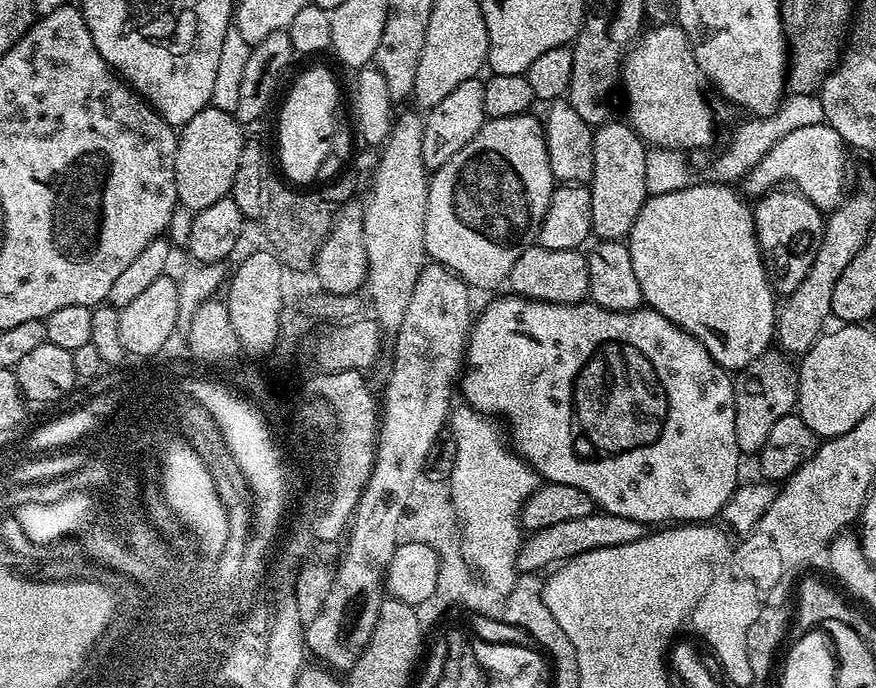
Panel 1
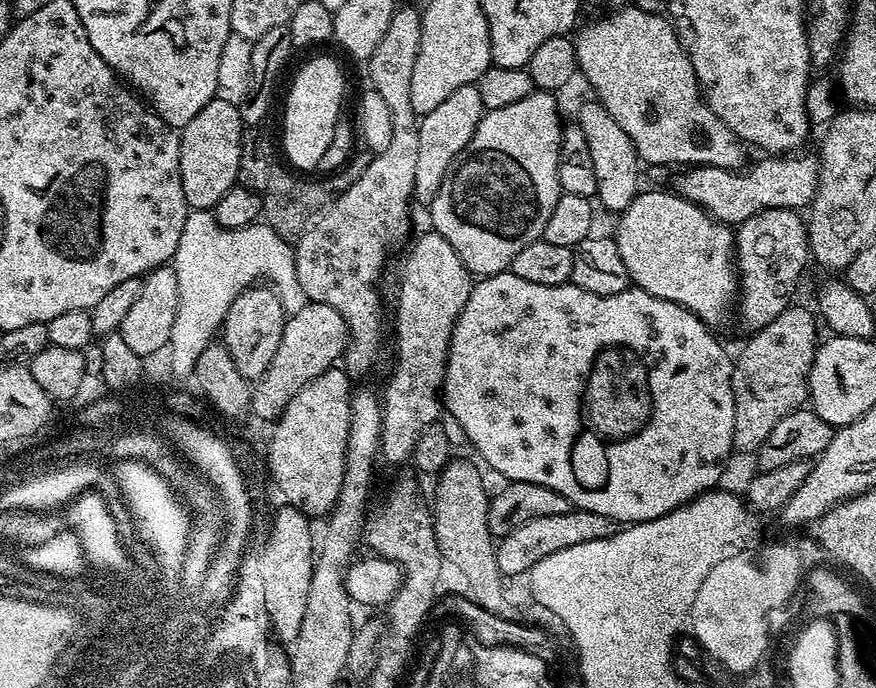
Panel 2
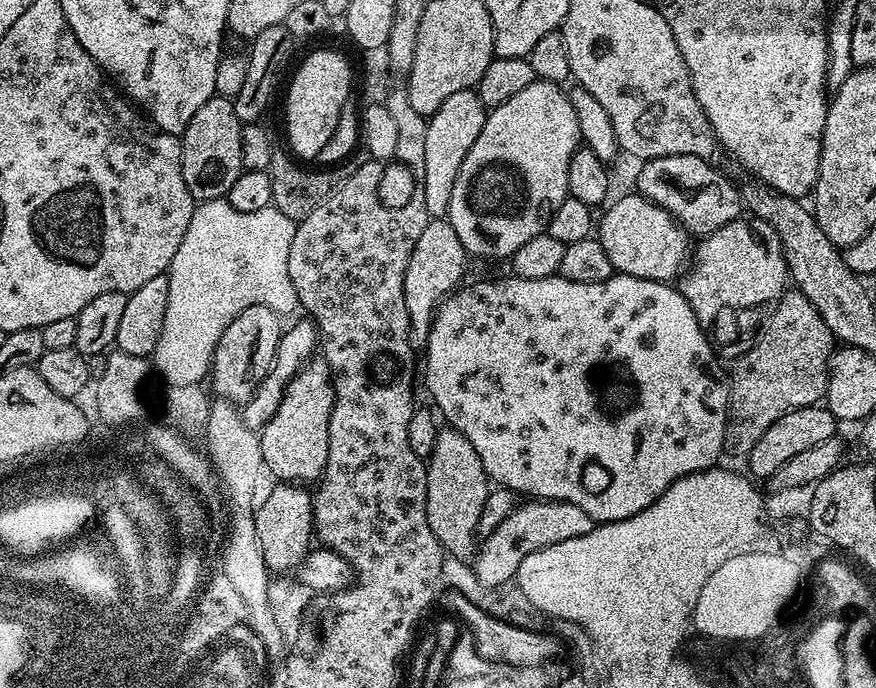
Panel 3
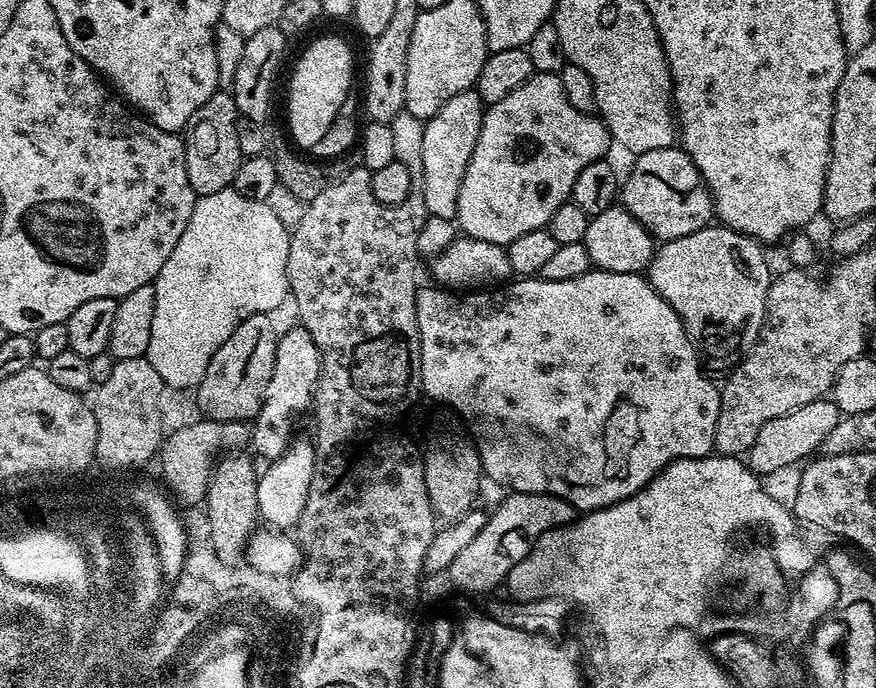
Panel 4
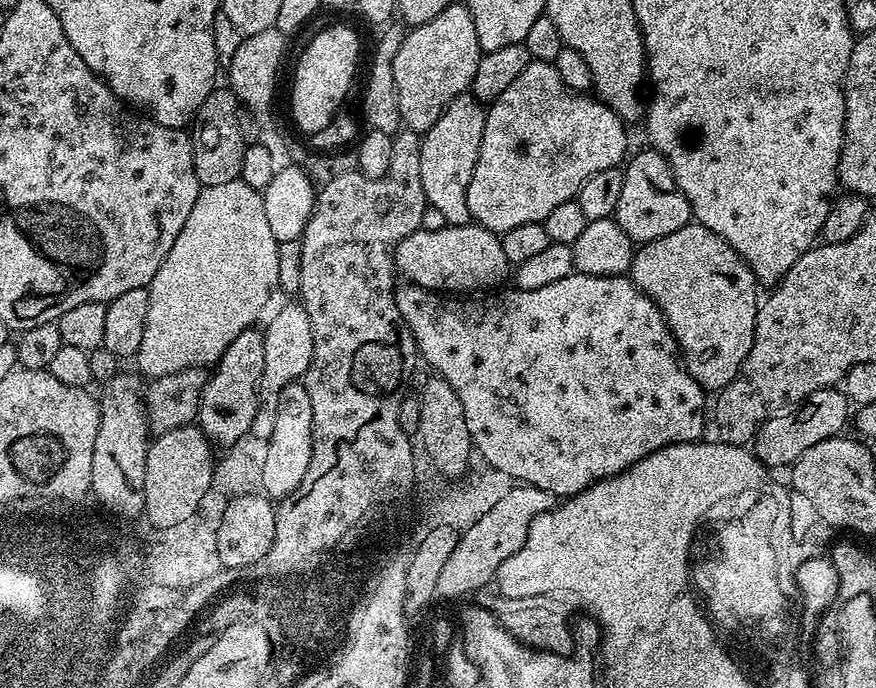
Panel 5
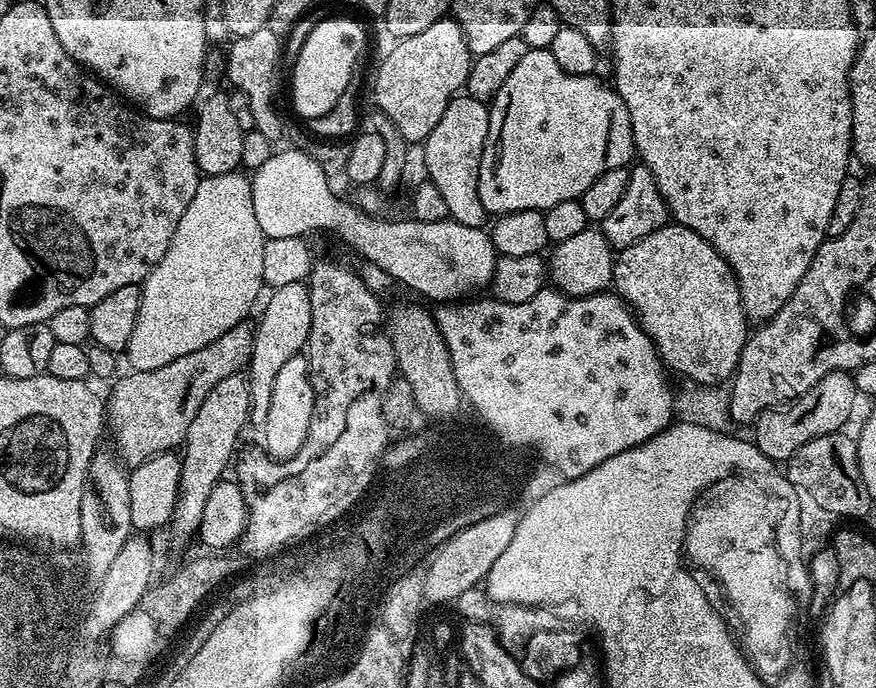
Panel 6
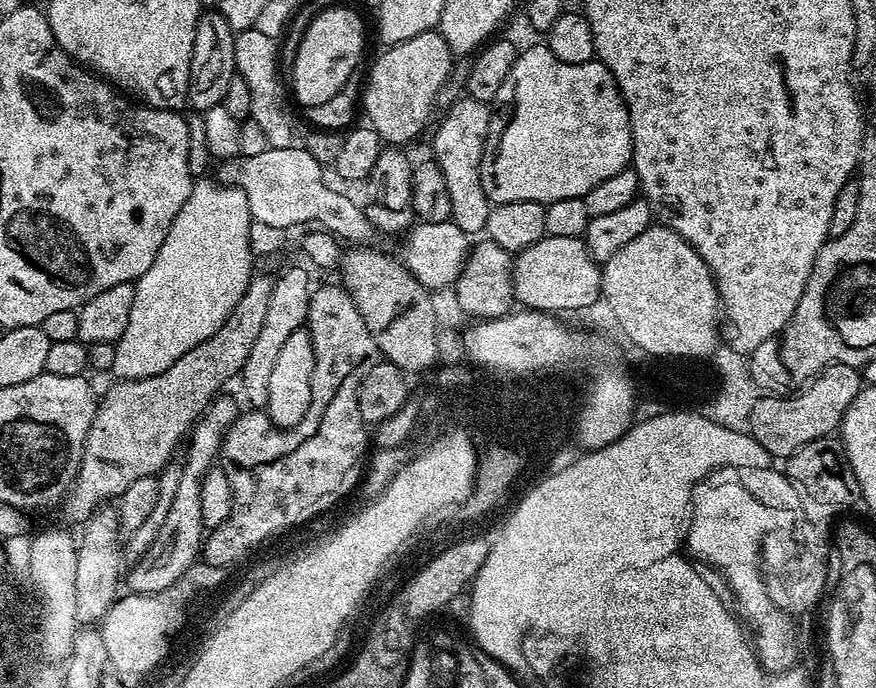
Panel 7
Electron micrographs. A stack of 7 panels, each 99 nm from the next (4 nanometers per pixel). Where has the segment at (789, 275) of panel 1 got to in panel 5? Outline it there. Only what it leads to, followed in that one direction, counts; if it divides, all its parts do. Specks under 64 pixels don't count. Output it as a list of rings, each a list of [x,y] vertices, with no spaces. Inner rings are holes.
[[[693,222],[682,226],[682,230],[674,230],[674,234],[666,234],[666,238],[658,238],[649,244],[639,245],[632,253],[630,279],[636,287],[641,288],[654,301],[660,313],[664,315],[664,320],[668,323],[668,329],[676,340],[676,347],[682,353],[684,369],[692,375],[694,382],[698,382],[701,388],[705,390],[711,390],[711,388],[719,390],[726,387],[738,374],[742,362],[746,362],[746,354],[750,354],[750,346],[754,342],[754,326],[756,325],[756,310],[758,307],[758,295],[756,296],[758,281],[746,261],[718,234],[714,234],[706,226]]]

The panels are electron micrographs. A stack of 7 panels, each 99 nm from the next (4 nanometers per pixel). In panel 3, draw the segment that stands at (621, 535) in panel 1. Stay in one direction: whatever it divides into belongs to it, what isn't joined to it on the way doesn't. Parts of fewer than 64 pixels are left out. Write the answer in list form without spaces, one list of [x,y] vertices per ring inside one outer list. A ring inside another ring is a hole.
[[[532,498],[524,503],[517,506],[506,518],[502,518],[494,534],[483,537],[475,553],[476,582],[487,588],[496,588],[502,585],[502,582],[515,580],[518,566],[522,566],[522,558],[543,548],[554,546],[558,542],[566,542],[570,538],[582,538],[582,534],[590,534],[594,526],[590,514],[586,514],[586,510],[580,509],[579,506],[574,506],[574,502]]]

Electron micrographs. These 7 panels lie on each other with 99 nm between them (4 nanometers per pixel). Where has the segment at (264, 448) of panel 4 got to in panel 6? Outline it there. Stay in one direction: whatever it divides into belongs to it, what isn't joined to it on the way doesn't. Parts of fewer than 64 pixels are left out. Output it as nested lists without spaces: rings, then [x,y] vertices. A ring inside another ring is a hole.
[[[305,281],[287,283],[267,293],[263,301],[264,313],[260,321],[255,321],[256,337],[254,350],[246,369],[246,379],[250,390],[251,423],[262,426],[266,422],[266,414],[270,414],[270,394],[274,391],[274,377],[282,370],[290,358],[301,355],[305,351],[312,335],[312,311],[310,310],[310,294]]]

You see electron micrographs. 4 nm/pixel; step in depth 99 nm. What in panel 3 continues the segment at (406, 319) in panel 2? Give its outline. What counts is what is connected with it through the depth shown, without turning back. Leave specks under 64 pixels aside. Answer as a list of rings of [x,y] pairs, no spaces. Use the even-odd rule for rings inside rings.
[[[447,218],[429,219],[426,230],[422,230],[418,242],[414,242],[414,254],[410,254],[404,279],[406,314],[410,314],[413,349],[427,348],[430,326],[436,316],[436,307],[461,287],[465,279],[463,278],[464,260],[466,261],[466,253],[462,242],[458,242],[458,234],[454,234],[454,226],[450,226]]]

